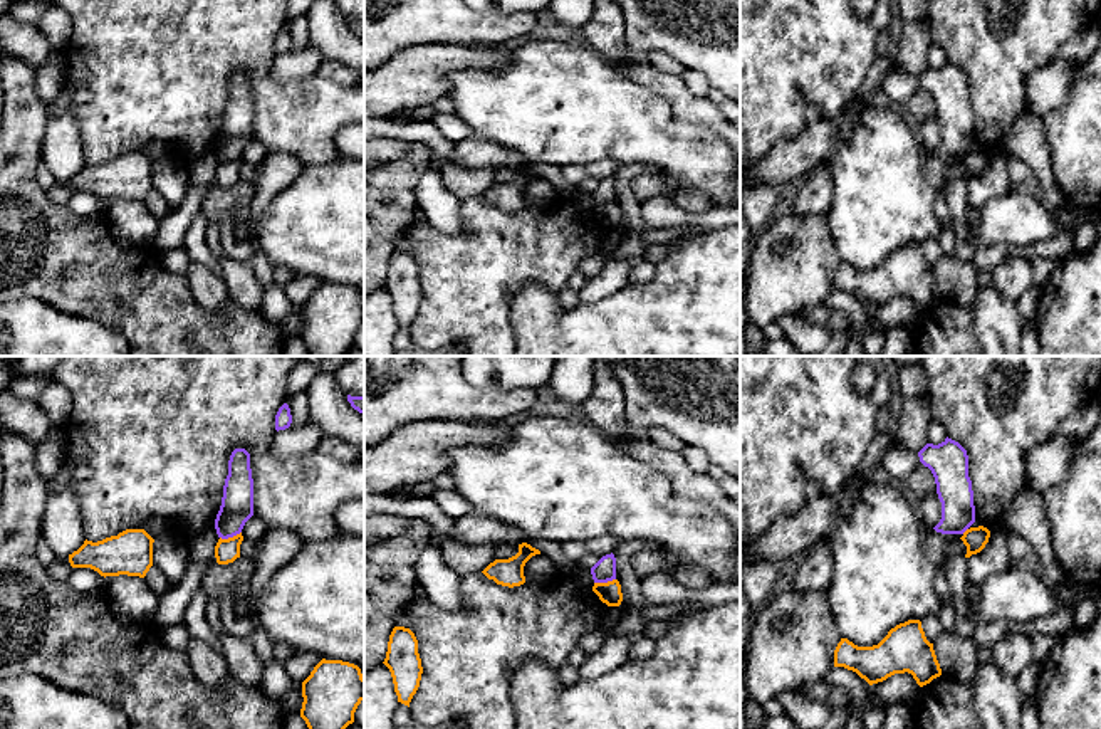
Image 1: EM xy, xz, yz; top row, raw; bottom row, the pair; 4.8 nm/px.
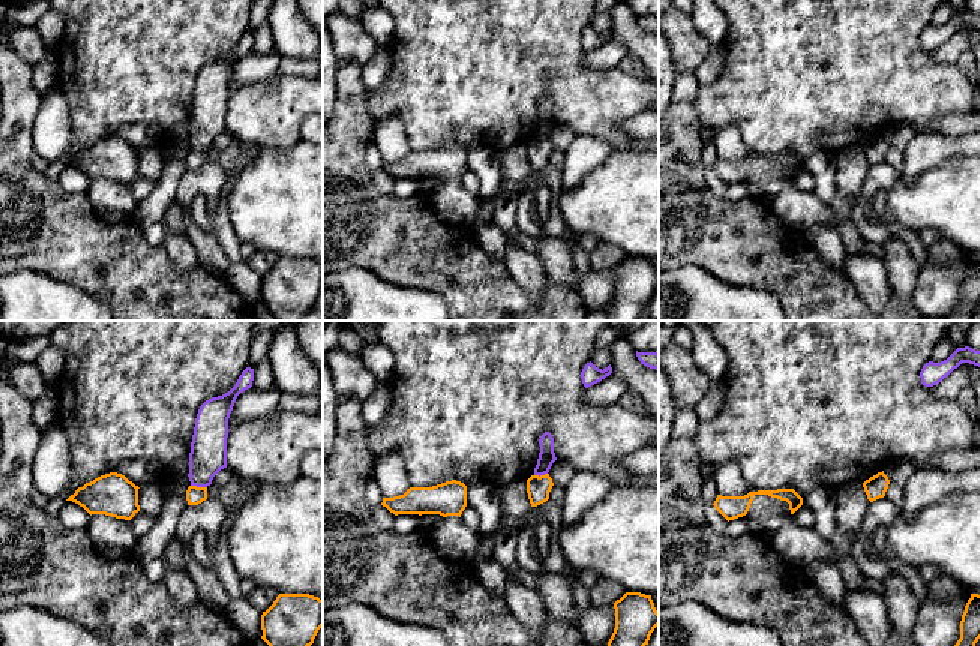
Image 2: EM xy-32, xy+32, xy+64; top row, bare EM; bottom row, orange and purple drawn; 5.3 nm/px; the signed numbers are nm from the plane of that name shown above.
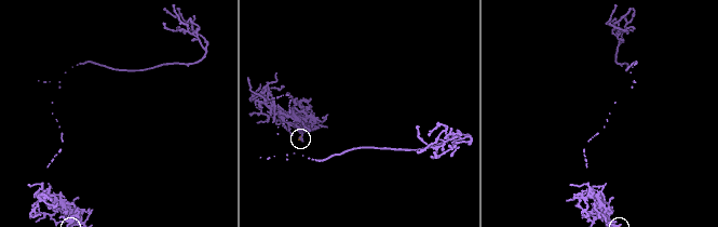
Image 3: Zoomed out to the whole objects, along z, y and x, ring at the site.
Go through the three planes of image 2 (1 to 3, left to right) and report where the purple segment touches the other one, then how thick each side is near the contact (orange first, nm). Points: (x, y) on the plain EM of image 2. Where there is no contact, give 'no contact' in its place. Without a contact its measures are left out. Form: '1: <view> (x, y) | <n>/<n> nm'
1: xy-32 (198, 152) | 100/200 nm
2: xy+32 (541, 140) | 130/90 nm
3: no contact

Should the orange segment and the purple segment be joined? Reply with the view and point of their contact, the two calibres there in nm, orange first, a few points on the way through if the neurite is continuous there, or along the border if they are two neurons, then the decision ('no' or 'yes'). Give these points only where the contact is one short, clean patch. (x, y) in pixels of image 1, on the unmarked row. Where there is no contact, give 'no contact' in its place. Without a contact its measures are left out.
contact xy (230, 162); calibres 110 and 160 nm; border xy (240, 155), (220, 162); no

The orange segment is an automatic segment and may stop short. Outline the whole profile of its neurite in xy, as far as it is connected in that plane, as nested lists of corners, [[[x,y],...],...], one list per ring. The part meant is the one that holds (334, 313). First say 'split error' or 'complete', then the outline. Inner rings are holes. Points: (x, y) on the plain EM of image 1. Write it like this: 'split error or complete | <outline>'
complete | [[[322,282],[302,306],[300,341],[310,356],[344,356],[364,324],[361,292],[342,284]]]

